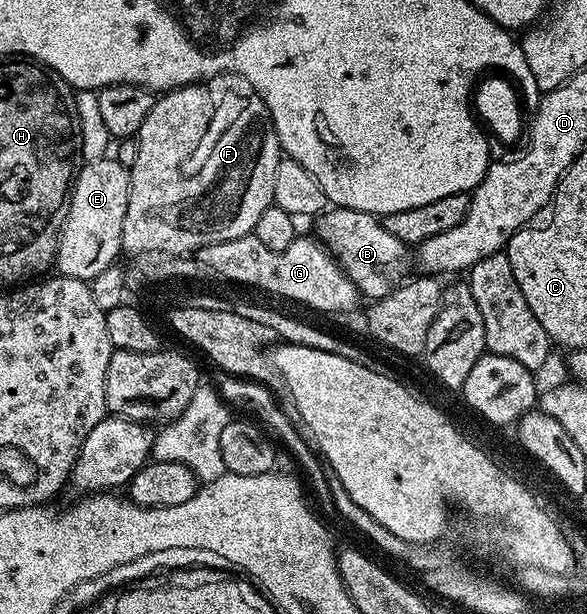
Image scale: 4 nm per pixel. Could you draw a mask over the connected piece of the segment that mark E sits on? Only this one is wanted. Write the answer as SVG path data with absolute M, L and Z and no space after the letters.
M105 156L96 162L85 161L75 175L70 197L66 202L66 211L63 215L64 227L60 229L60 243L56 249L55 269L65 278L77 278L83 282L97 278L106 267L117 261L116 257L122 254L122 224L126 220L126 204L130 184L128 183L129 167L117 162L115 157Z

